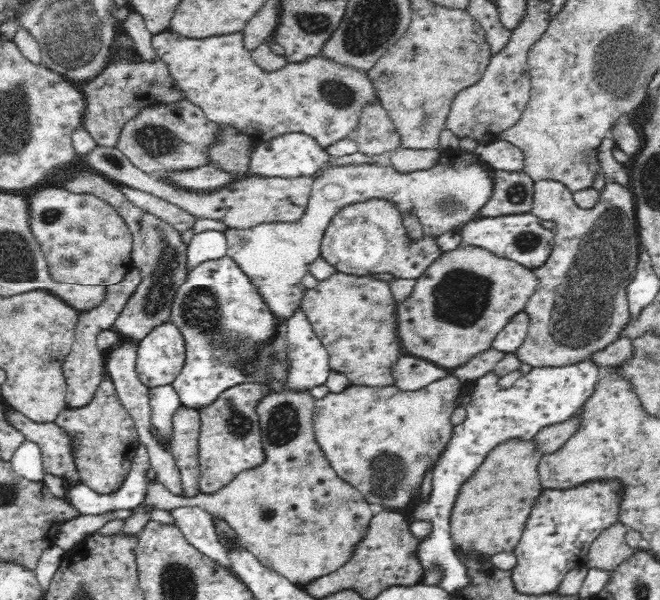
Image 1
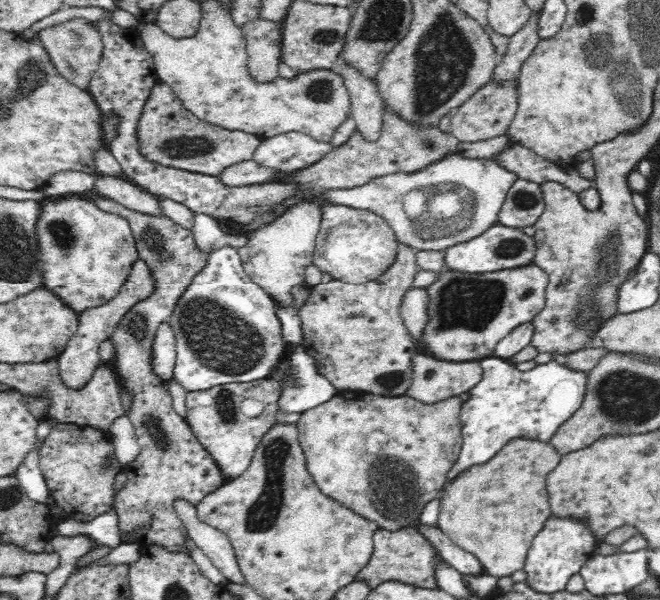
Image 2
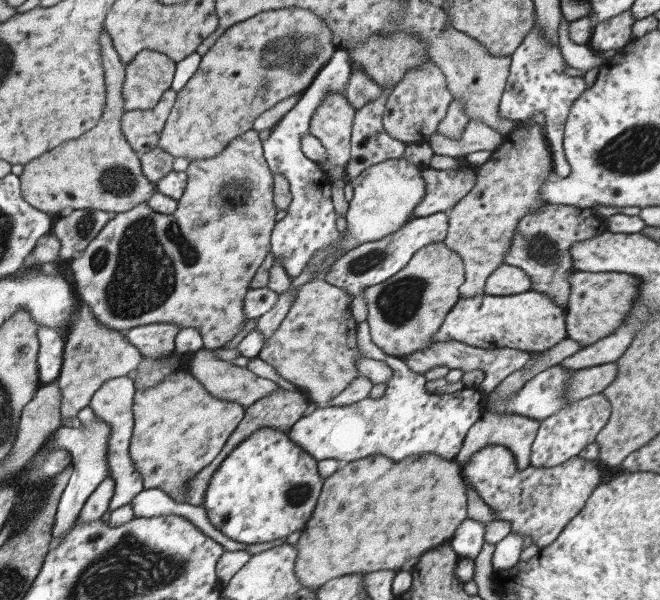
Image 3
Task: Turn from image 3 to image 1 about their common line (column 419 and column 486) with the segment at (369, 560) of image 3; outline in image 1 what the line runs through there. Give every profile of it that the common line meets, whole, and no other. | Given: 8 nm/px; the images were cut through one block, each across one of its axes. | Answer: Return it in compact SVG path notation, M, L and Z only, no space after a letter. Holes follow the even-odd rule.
M510 440L494 448L478 472L460 488L460 496L452 508L450 532L456 546L476 550L484 556L494 556L502 550L514 550L524 528L526 516L542 490L538 462L544 454L536 450L534 442Z

